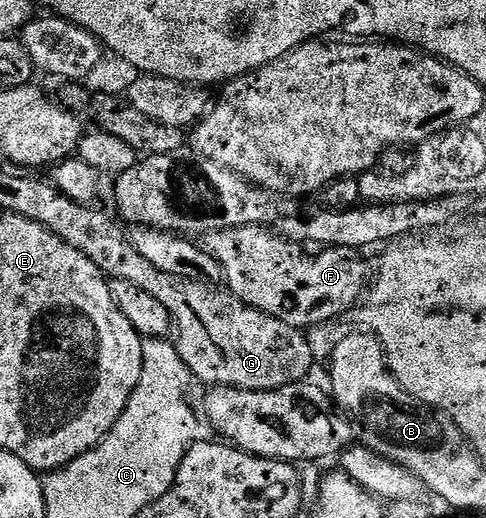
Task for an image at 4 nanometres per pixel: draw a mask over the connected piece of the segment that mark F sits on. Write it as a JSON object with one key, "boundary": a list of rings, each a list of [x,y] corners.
{"boundary":[[[264,226],[227,228],[210,232],[206,247],[220,264],[227,291],[244,304],[262,310],[301,330],[340,316],[365,295],[370,284],[370,264],[355,248],[309,250],[297,241],[285,240]]]}

